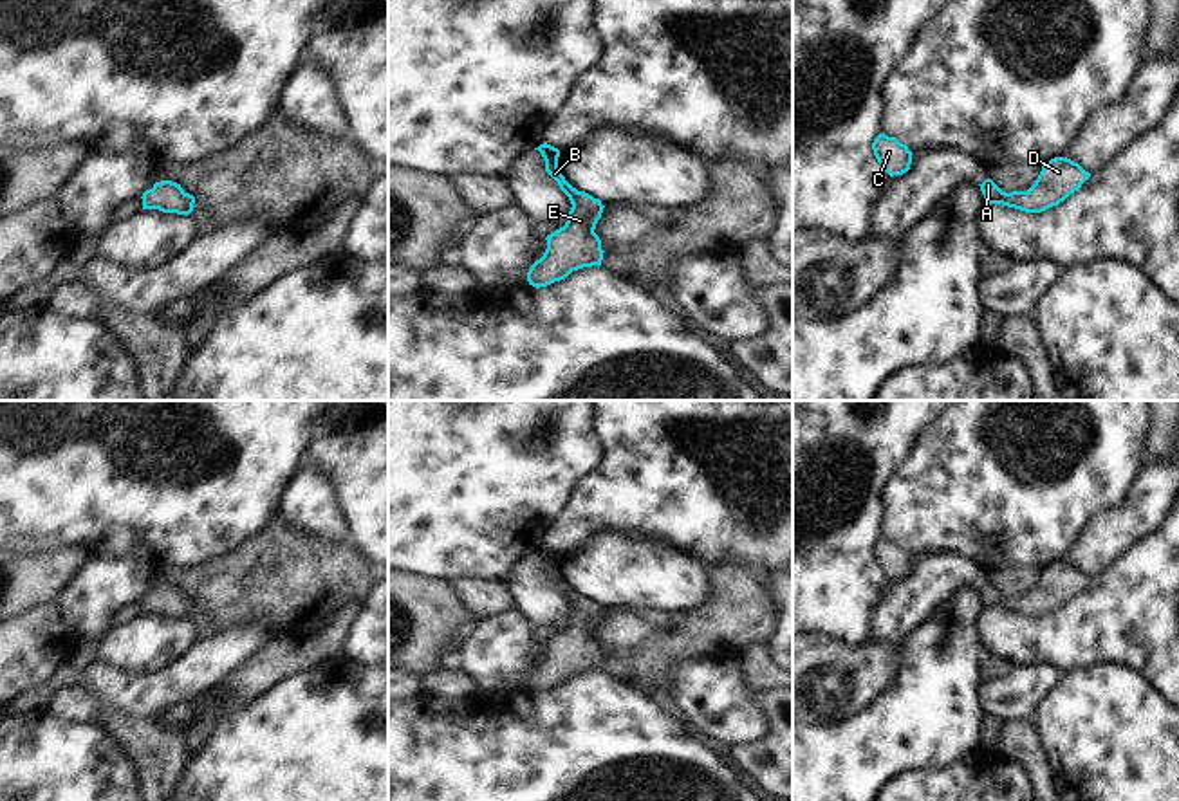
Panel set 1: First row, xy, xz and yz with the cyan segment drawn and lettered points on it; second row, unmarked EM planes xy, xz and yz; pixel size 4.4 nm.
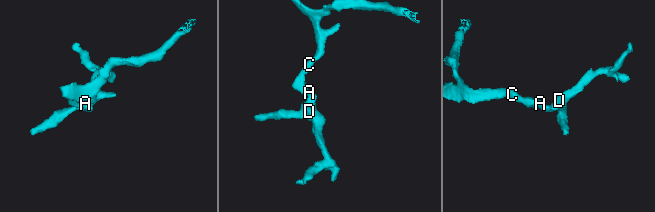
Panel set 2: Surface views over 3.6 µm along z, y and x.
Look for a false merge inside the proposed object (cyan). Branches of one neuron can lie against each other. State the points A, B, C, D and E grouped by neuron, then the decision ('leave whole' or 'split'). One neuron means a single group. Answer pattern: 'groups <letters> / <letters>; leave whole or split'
groups A B C D E; leave whole

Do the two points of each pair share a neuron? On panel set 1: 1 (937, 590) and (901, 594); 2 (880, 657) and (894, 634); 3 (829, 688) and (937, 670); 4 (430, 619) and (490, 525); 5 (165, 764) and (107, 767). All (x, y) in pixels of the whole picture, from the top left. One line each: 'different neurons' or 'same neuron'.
1: same neuron
2: different neurons
3: different neurons
4: different neurons
5: different neurons

